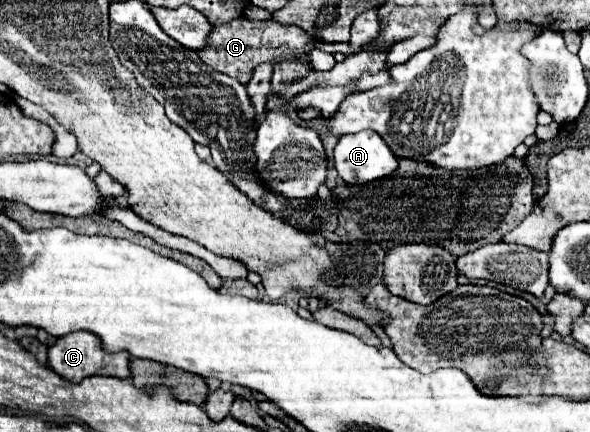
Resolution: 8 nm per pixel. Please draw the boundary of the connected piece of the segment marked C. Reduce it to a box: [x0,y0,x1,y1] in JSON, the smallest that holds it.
[47,331,131,383]

